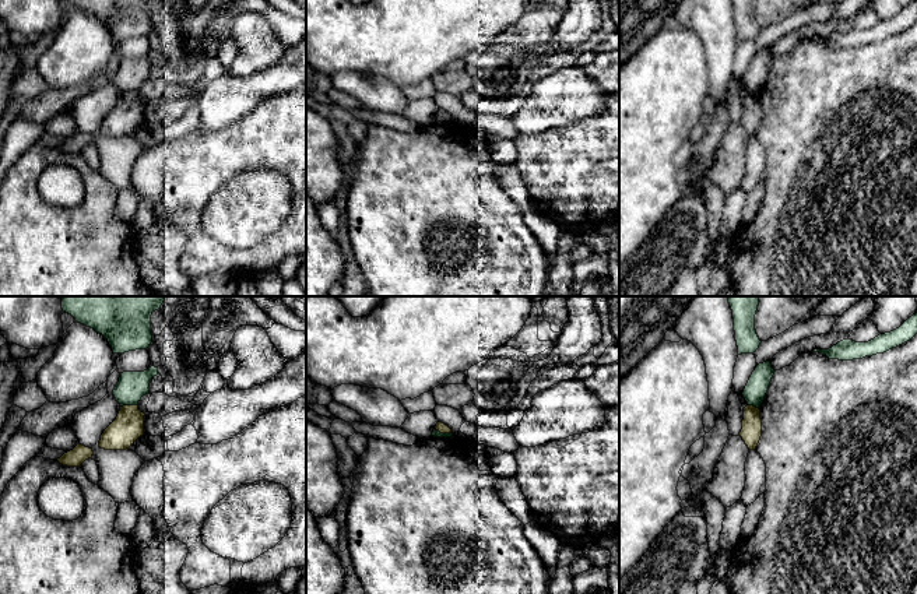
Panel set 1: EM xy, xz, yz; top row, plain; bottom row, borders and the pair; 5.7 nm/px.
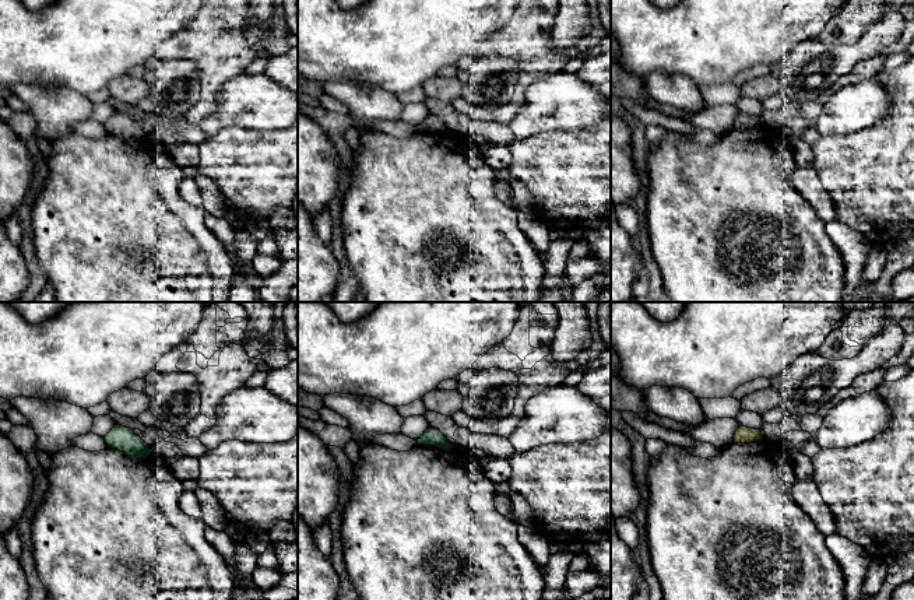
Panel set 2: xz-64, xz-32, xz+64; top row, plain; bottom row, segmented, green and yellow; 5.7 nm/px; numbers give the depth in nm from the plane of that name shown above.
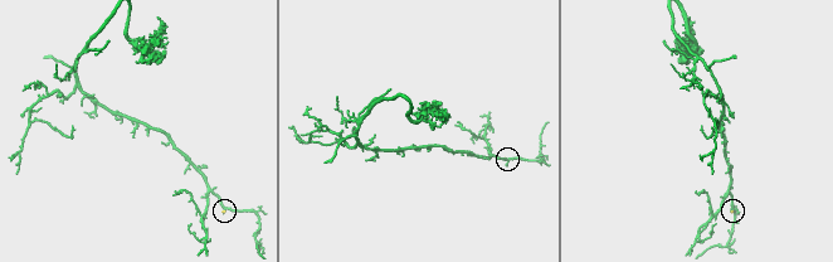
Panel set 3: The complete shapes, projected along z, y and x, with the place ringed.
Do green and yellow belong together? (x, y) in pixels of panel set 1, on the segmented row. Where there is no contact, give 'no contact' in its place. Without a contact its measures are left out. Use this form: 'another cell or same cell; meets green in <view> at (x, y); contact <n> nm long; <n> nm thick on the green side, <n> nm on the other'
same cell; meets green in xy at (127, 404); contact 100 nm long; 170 nm thick on the green side, 180 nm on the other

